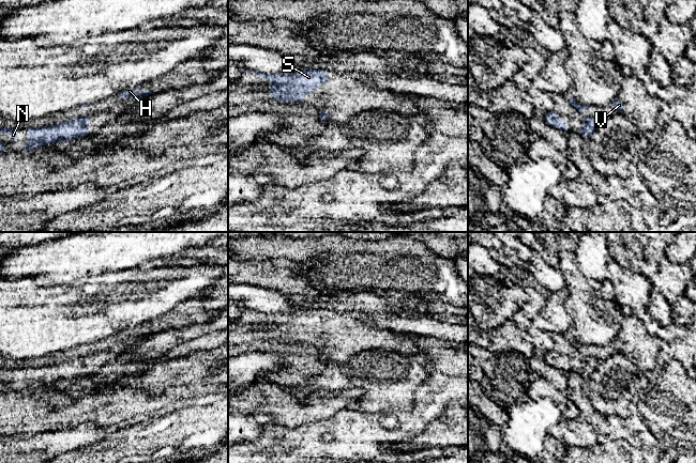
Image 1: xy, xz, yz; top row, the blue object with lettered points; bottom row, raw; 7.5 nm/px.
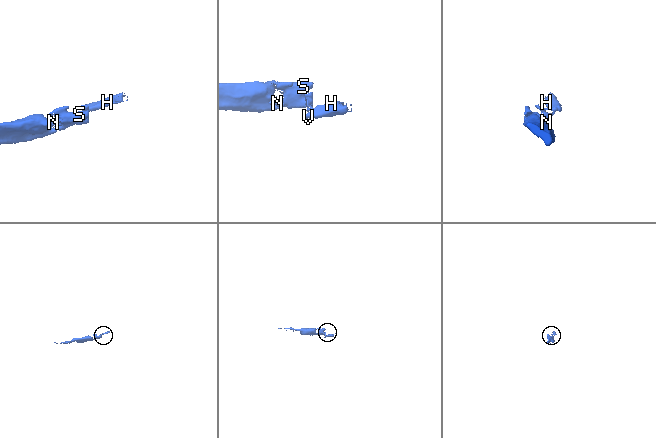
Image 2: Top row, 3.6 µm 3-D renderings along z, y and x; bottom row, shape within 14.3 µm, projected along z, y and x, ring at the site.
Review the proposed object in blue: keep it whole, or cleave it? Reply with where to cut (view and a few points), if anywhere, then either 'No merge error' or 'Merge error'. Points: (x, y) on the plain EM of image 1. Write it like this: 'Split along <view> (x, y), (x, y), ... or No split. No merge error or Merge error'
Split along yz (589, 356), (586, 357). Merge error

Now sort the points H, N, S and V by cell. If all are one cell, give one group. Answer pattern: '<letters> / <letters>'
H V / N S

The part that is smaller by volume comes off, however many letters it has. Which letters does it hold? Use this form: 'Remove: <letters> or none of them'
Remove: H, V

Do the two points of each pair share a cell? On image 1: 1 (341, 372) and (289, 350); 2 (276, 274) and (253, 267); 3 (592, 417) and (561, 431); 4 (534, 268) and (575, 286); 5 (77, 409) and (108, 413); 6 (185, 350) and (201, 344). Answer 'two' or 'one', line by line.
1: two
2: one
3: two
4: two
5: one
6: one

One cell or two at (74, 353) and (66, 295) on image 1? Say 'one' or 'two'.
two

